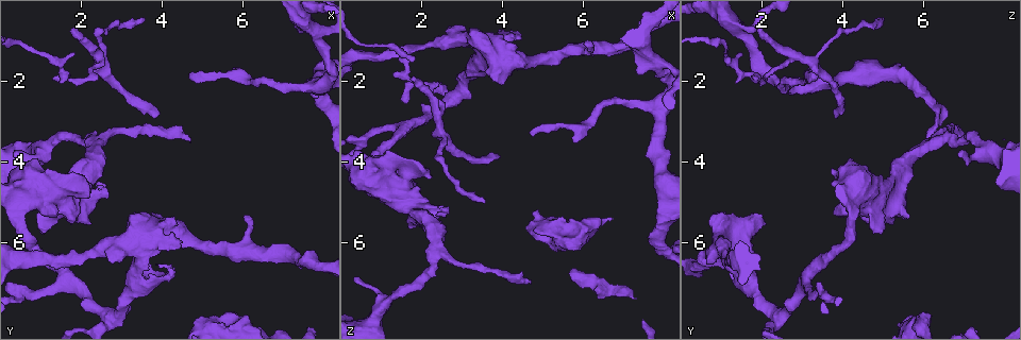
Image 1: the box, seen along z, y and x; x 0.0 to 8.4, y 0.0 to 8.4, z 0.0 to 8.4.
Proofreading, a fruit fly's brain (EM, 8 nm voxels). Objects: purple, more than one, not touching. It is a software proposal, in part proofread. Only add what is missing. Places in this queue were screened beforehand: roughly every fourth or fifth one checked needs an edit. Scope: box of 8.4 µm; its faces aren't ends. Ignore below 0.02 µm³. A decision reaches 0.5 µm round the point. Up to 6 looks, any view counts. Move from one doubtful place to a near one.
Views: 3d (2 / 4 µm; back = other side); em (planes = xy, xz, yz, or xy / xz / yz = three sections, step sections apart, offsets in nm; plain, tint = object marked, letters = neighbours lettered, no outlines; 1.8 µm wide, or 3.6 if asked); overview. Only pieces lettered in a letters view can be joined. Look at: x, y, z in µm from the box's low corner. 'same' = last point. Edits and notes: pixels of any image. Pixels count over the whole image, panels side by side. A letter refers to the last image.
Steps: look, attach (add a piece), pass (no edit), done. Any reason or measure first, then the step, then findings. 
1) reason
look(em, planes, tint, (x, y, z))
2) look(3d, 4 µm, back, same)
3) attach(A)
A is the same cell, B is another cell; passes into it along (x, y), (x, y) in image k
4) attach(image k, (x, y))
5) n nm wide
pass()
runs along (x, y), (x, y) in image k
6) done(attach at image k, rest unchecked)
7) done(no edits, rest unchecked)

an open end
look(em, planes, letters, (4.80, 1.90, 3.35))

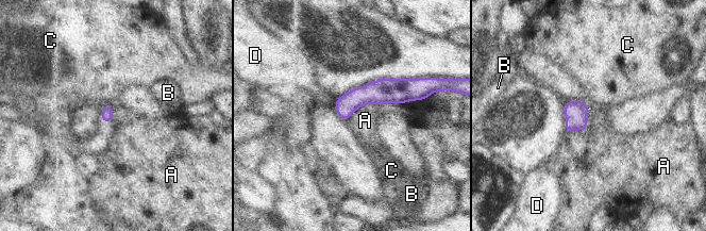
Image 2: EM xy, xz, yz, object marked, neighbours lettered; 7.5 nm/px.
pass()
A, B, C and D are other cells; none of them fits

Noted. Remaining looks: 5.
an open end
look(3d, 2 µm, (1.70, 0.75, 2.00))

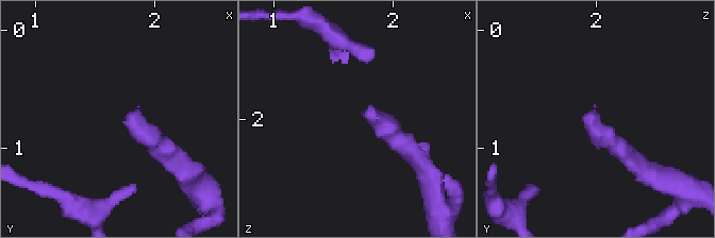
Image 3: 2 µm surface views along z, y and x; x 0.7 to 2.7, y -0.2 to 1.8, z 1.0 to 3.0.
shape alone is not enough
look(em, planes, letters, (1.76, 0.72, 2.00))

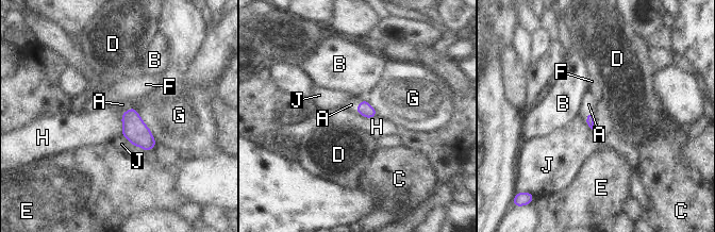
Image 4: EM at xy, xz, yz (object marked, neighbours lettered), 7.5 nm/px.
attach(A)
A is the same cell, B, C, D, E, F, G, H and J are other cells; passes into it along (591, 116), (587, 115), (588, 104) in image 4; it goes on there

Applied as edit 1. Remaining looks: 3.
look(overview)

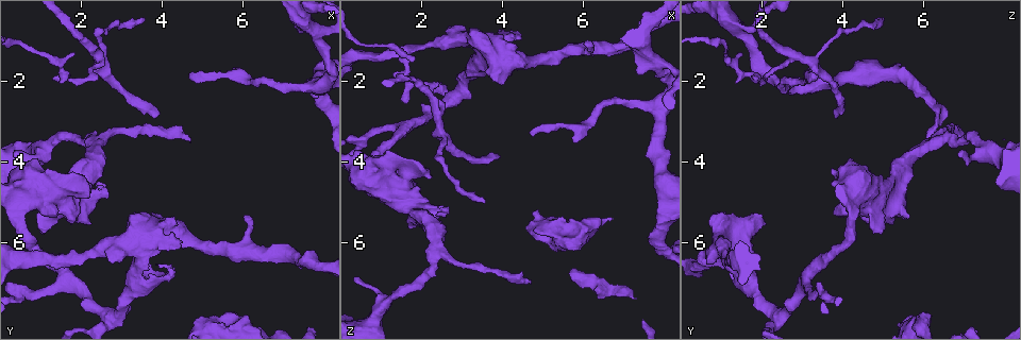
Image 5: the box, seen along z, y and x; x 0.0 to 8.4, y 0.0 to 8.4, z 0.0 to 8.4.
stops while still wide
look(em, xy, step 4, tint, (2.20, 5.55, 5.15))

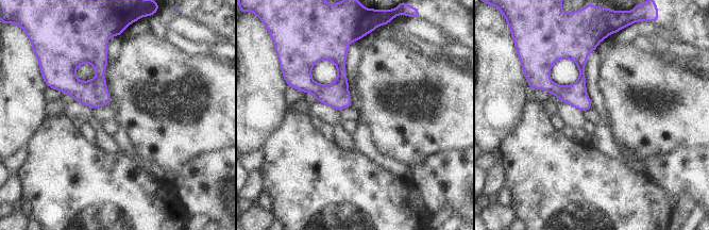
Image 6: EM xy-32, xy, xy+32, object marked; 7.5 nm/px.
another direction
look(em, planes, letters, same)

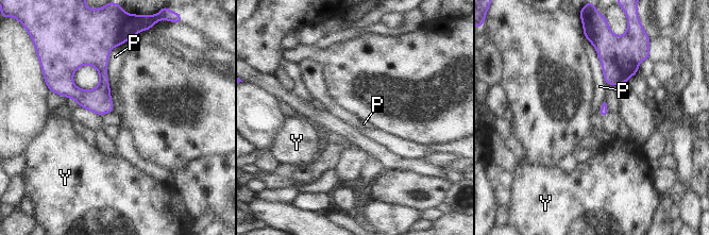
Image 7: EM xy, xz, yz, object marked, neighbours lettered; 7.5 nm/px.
P touches over 500 nm
pass()
P and Y are other cells; border along (118, 45), (106, 68), (114, 111) in image 7; no lettered piece goes on from it

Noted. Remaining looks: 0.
done(attach at image 4, rest unchecked)

